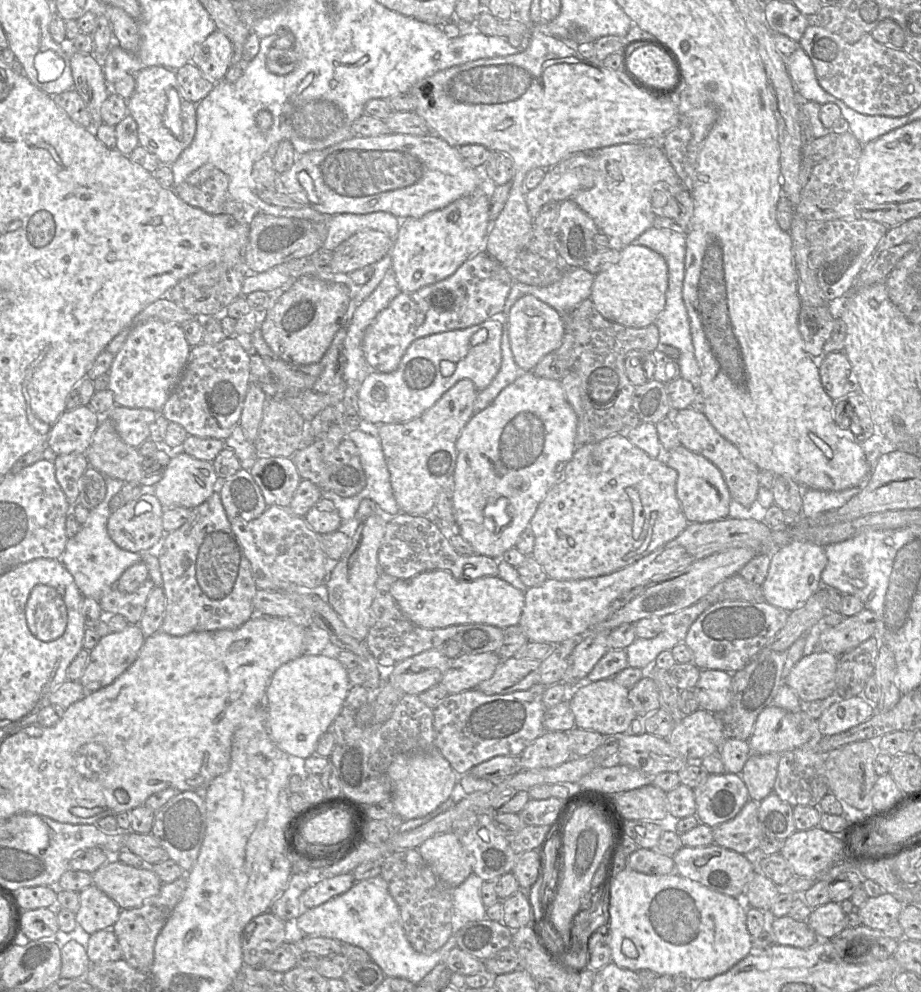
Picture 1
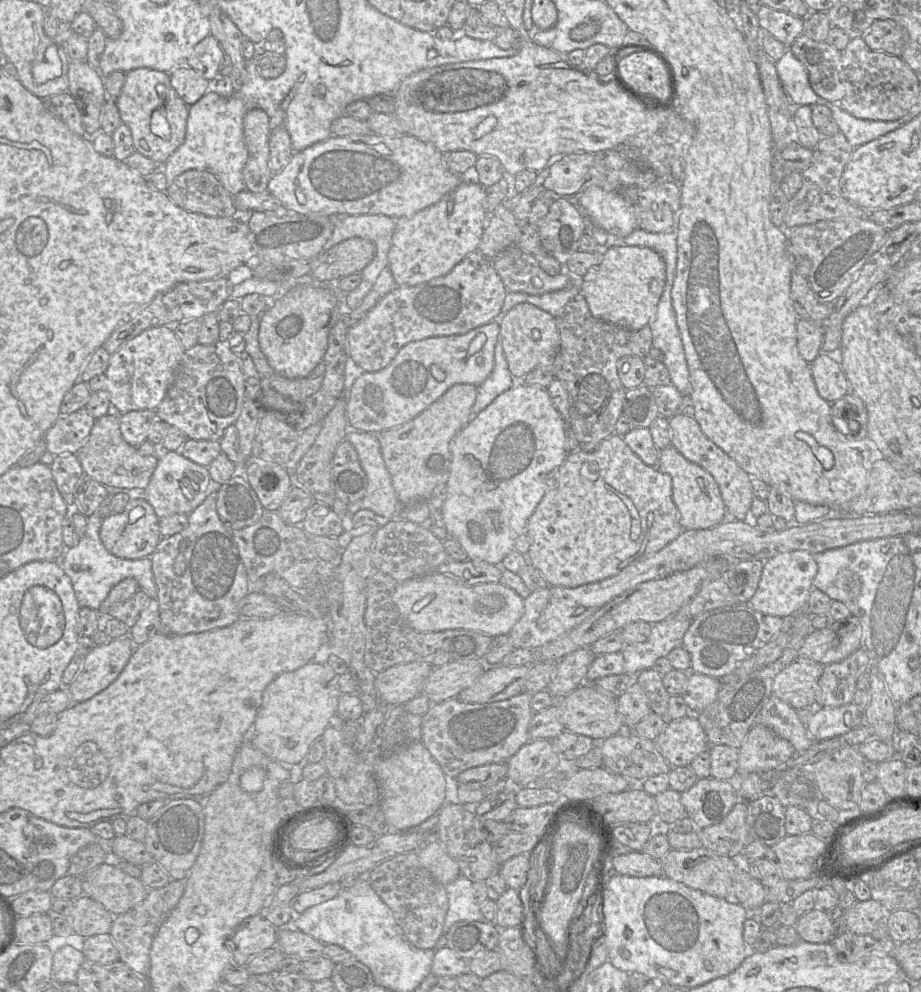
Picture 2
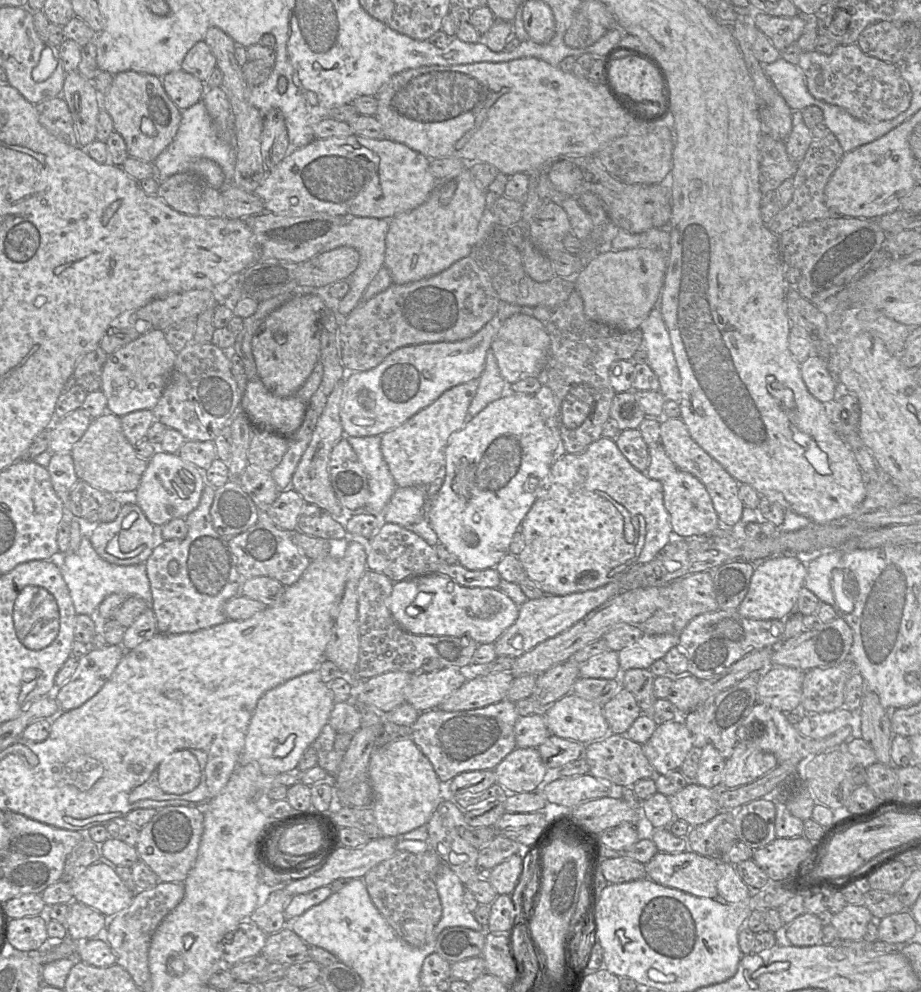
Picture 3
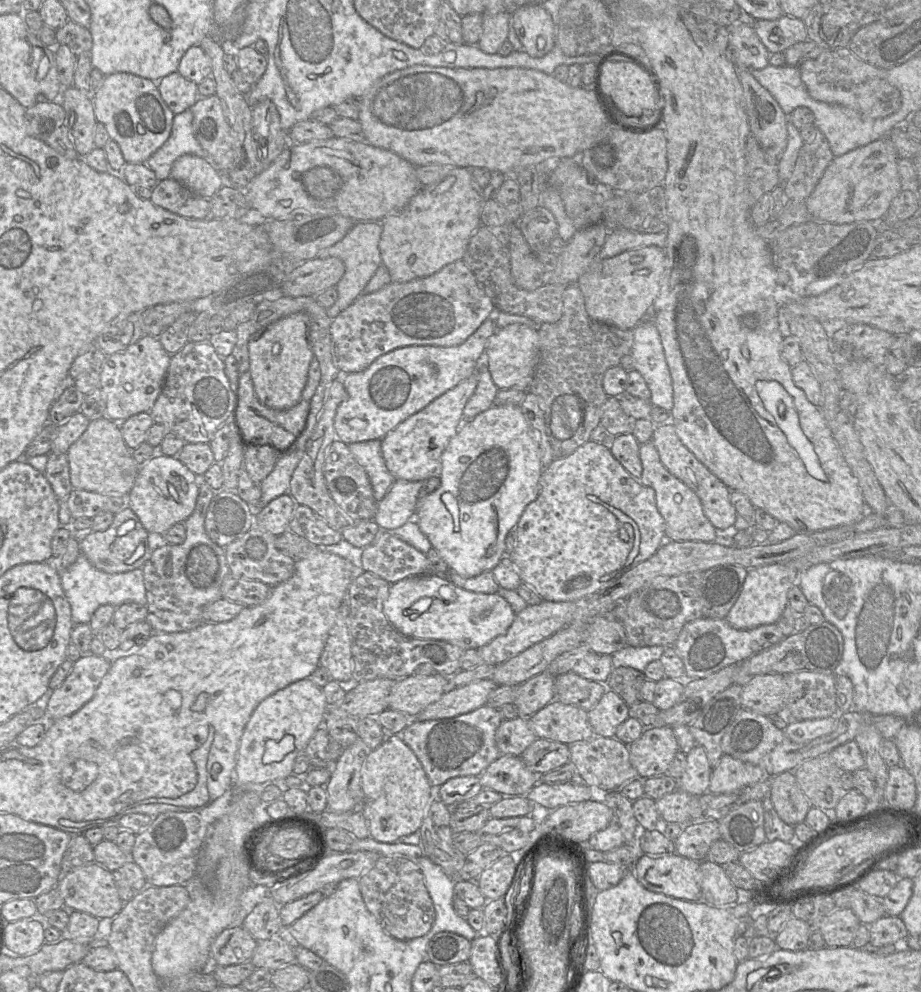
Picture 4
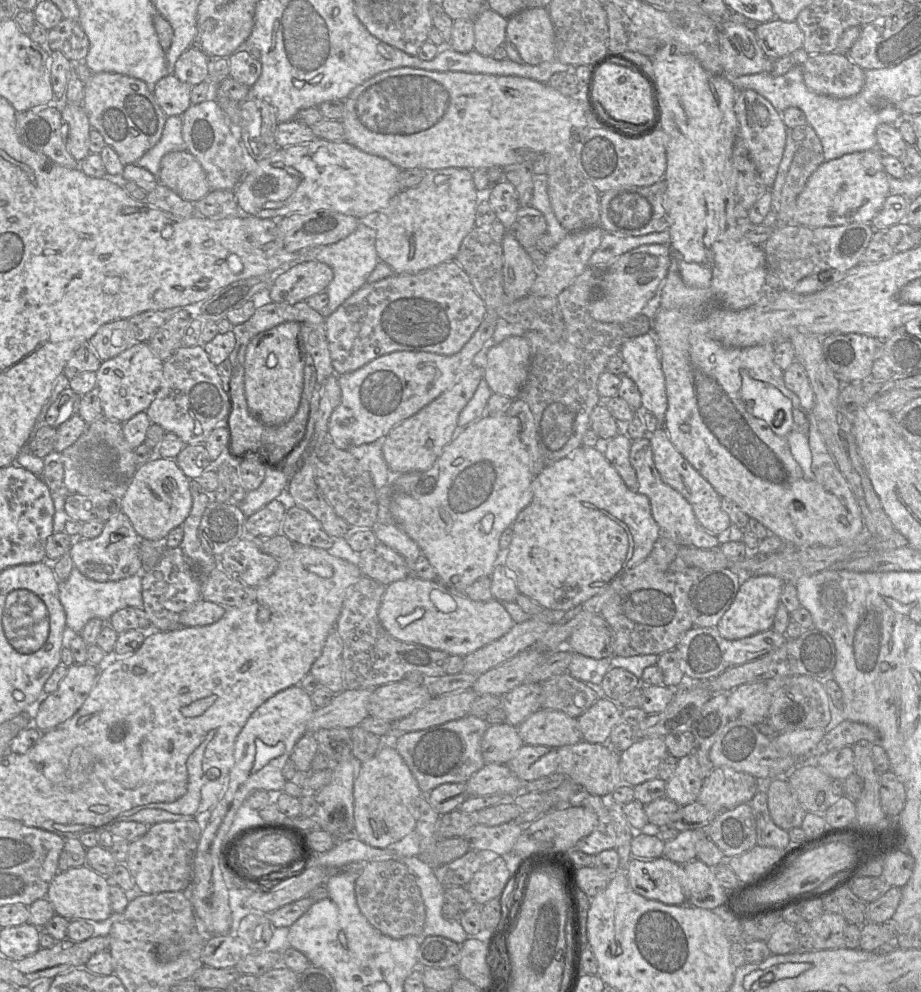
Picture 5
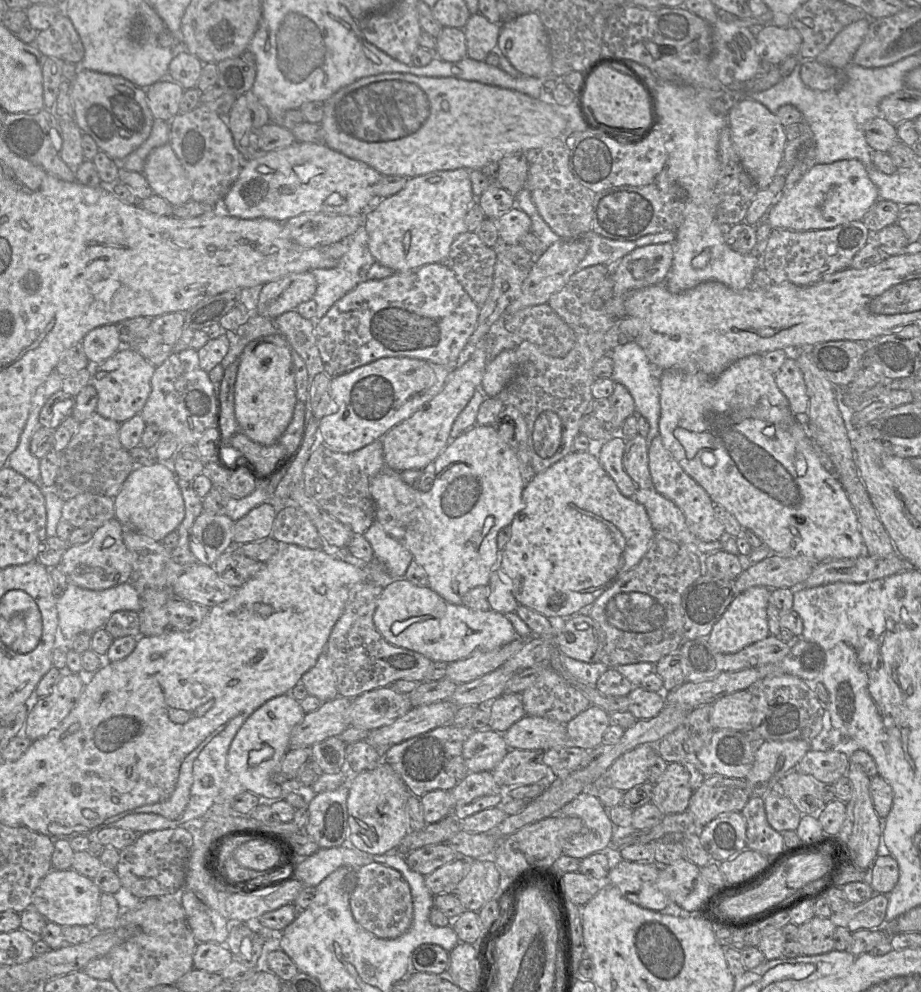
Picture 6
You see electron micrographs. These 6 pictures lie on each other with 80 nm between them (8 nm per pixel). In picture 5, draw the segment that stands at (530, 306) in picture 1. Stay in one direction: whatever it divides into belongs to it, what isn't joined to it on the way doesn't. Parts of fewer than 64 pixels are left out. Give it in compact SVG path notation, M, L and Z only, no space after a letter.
M510 336L498 344L489 345L478 361L483 368L483 379L494 394L516 399L524 387L530 367L530 345L524 336Z

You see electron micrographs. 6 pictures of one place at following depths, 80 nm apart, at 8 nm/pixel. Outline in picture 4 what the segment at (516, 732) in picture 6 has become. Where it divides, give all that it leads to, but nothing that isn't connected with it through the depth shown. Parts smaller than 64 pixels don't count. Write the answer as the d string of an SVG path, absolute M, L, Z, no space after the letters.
M557 700L528 717L537 738L571 745L595 736L587 711Z

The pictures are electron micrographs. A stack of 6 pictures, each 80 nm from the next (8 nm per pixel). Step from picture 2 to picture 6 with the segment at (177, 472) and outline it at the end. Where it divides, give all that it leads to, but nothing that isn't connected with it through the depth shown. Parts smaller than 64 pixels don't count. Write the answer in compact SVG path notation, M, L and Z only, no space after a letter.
M159 461L136 466L114 498L115 517L123 528L131 528L154 541L162 540L177 530L185 516L184 500L170 463Z

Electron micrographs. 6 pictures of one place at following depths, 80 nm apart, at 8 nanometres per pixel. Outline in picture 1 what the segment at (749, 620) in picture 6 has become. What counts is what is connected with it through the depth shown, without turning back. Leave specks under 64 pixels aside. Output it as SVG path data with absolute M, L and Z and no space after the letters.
M794 540L771 553L769 569L761 584L763 600L790 612L803 605L821 586L821 573L827 564L824 547Z

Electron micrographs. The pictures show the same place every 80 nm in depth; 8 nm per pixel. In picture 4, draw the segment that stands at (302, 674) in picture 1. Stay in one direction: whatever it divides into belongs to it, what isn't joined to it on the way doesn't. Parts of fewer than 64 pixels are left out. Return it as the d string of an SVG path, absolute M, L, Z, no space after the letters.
M308 678L293 682L263 699L253 711L241 737L234 785L262 785L291 775L296 757L324 724L327 707L322 687Z

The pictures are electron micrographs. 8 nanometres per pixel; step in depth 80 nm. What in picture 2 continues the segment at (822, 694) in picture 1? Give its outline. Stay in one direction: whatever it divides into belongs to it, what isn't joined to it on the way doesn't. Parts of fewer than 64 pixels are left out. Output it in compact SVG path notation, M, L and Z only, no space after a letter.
M796 659L777 672L773 680L772 695L795 710L813 704L824 666L826 665L812 660Z

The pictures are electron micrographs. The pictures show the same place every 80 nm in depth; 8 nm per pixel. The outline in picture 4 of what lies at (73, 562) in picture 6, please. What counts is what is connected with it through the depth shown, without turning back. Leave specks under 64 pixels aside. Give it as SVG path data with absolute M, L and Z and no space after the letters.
M128 507L114 515L113 522L104 531L88 531L79 538L79 550L98 570L106 573L122 573L141 568L151 552L149 533L136 514Z

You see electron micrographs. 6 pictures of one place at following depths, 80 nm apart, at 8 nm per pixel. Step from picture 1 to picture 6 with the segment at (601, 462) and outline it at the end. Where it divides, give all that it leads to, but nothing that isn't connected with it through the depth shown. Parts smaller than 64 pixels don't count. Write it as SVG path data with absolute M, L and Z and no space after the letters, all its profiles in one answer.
M572 451L536 474L525 485L522 499L524 507L509 525L511 537L497 567L510 581L518 604L547 618L567 618L587 610L612 583L639 563L655 536L645 507L621 494L591 451Z

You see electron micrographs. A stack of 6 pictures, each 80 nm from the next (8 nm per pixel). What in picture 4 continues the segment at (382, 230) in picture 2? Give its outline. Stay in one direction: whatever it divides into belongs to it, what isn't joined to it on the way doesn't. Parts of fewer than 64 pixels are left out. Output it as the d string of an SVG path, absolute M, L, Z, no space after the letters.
M358 221L343 239L334 245L321 250L316 257L338 257L346 267L341 280L336 284L338 292L337 301L327 310L327 315L333 319L352 305L363 293L364 288L382 265L379 242L382 234L382 223L380 221Z

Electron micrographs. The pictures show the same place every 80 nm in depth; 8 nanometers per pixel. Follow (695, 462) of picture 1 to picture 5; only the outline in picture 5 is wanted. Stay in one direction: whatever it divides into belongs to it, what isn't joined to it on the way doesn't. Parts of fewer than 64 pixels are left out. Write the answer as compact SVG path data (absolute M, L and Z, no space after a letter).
M645 437L633 440L630 447L629 460L636 472L638 492L648 497L654 520L659 526L661 538L666 538L674 543L685 546L694 546L703 549L713 549L720 546L718 535L705 530L696 519L690 503L675 489L665 484L655 467L650 438Z

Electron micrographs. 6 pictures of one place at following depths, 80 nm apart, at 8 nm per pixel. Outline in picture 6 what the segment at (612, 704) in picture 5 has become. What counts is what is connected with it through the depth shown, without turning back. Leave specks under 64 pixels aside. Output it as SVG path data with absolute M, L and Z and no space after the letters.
M590 705L565 725L570 746L591 750L603 743L603 735L611 723L609 712Z

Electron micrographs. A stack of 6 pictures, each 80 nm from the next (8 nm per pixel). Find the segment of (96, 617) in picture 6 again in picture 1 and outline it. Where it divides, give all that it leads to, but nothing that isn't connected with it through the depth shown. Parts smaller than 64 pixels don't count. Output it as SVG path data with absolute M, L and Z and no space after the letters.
M106 477L106 495L102 502L90 510L87 521L80 531L68 538L65 550L60 558L63 565L73 576L83 597L100 600L105 591L116 584L118 579L130 566L144 562L147 566L149 579L156 587L162 586L162 576L157 558L157 548L146 552L130 552L119 548L107 532L107 521L111 514L109 501L123 487L124 482L116 478Z

